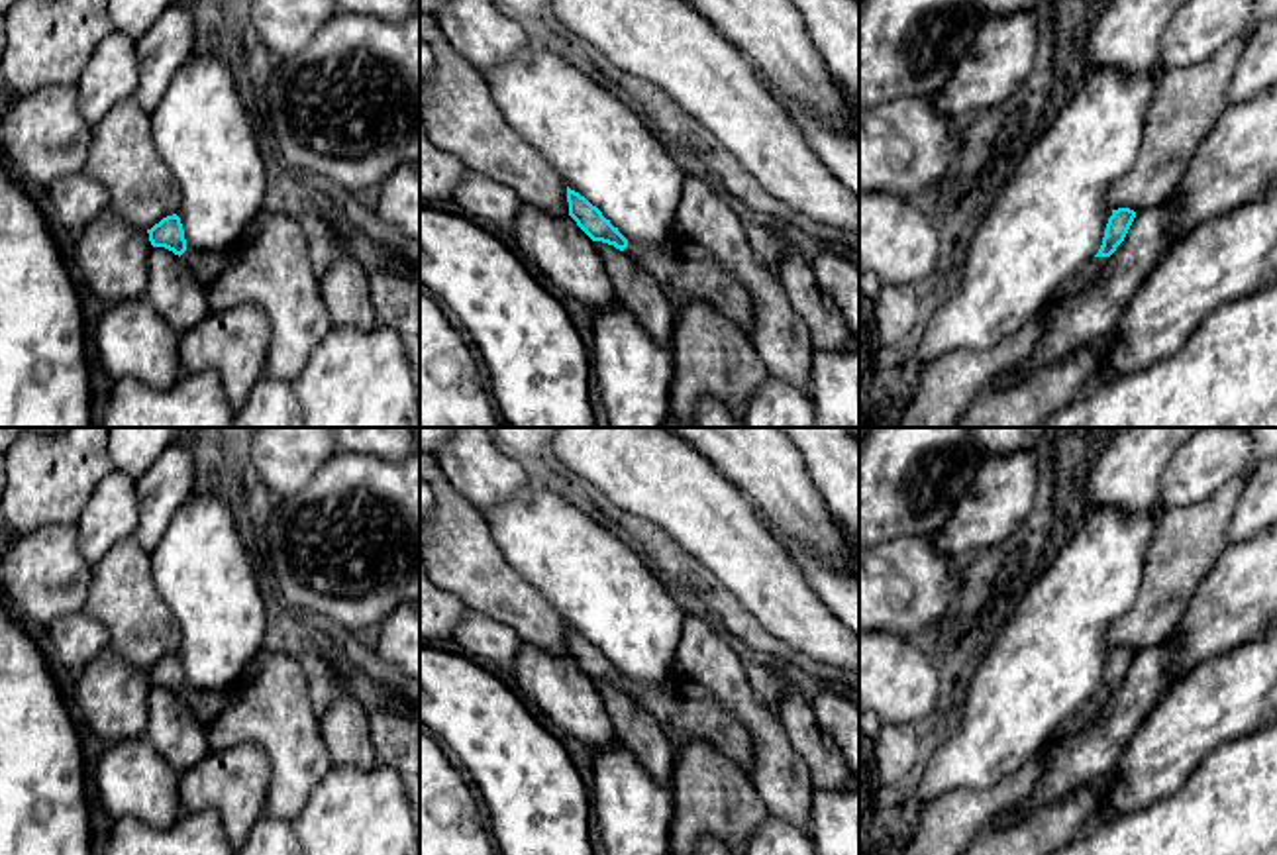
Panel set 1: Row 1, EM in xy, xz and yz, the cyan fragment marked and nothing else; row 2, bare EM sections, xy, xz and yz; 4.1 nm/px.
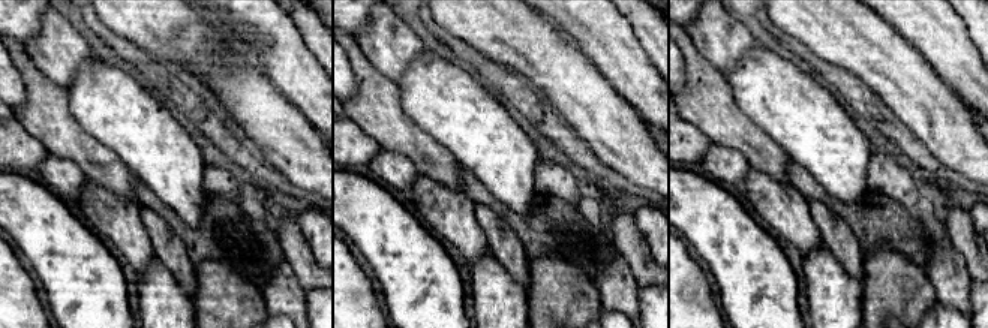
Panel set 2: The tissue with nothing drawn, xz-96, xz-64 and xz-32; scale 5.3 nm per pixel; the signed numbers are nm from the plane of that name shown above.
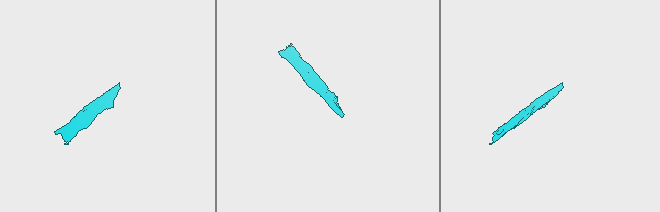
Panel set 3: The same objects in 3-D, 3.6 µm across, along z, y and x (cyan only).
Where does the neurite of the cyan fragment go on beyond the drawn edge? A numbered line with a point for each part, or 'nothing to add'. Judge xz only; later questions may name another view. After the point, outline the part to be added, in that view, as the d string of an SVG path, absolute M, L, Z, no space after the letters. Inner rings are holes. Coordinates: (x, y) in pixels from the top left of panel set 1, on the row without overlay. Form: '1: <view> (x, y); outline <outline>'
1: xz (685, 710); outline M675 675L661 686L643 686L628 680L624 692L657 718L675 753L687 743L700 739L749 775L753 747L745 724L704 686Z

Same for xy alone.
1: xy (206, 704); outline M243 679L222 690L200 690L196 686L186 686L180 700L200 720L200 724L210 726L226 708L239 700L241 684Z

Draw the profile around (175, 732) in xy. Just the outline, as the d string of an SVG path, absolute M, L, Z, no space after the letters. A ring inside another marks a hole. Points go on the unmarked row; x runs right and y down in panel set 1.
M153 686L149 692L145 737L180 773L210 753L206 726L165 686Z

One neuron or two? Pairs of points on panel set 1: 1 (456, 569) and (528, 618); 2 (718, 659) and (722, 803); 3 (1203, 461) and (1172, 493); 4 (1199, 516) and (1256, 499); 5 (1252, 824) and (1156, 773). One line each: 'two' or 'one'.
1: one
2: two
3: one
4: two
5: two

